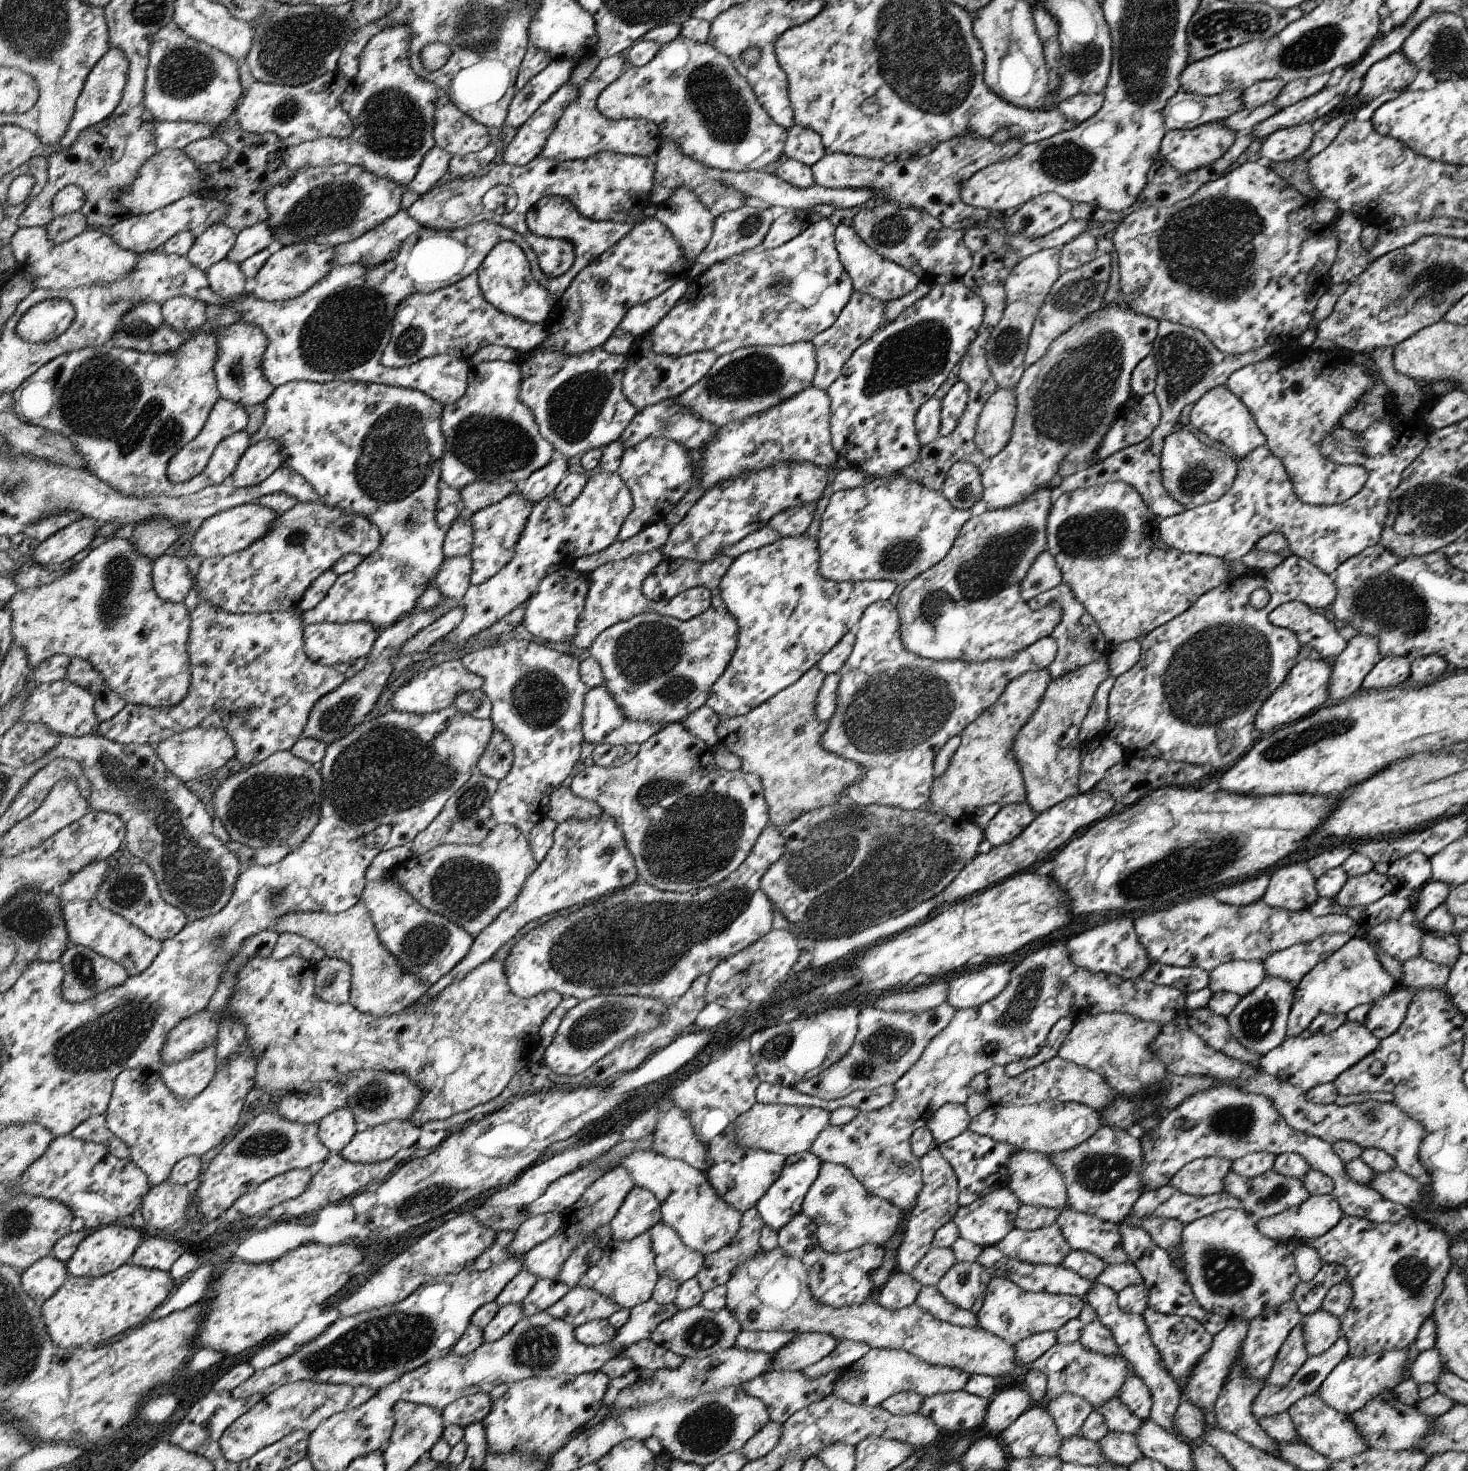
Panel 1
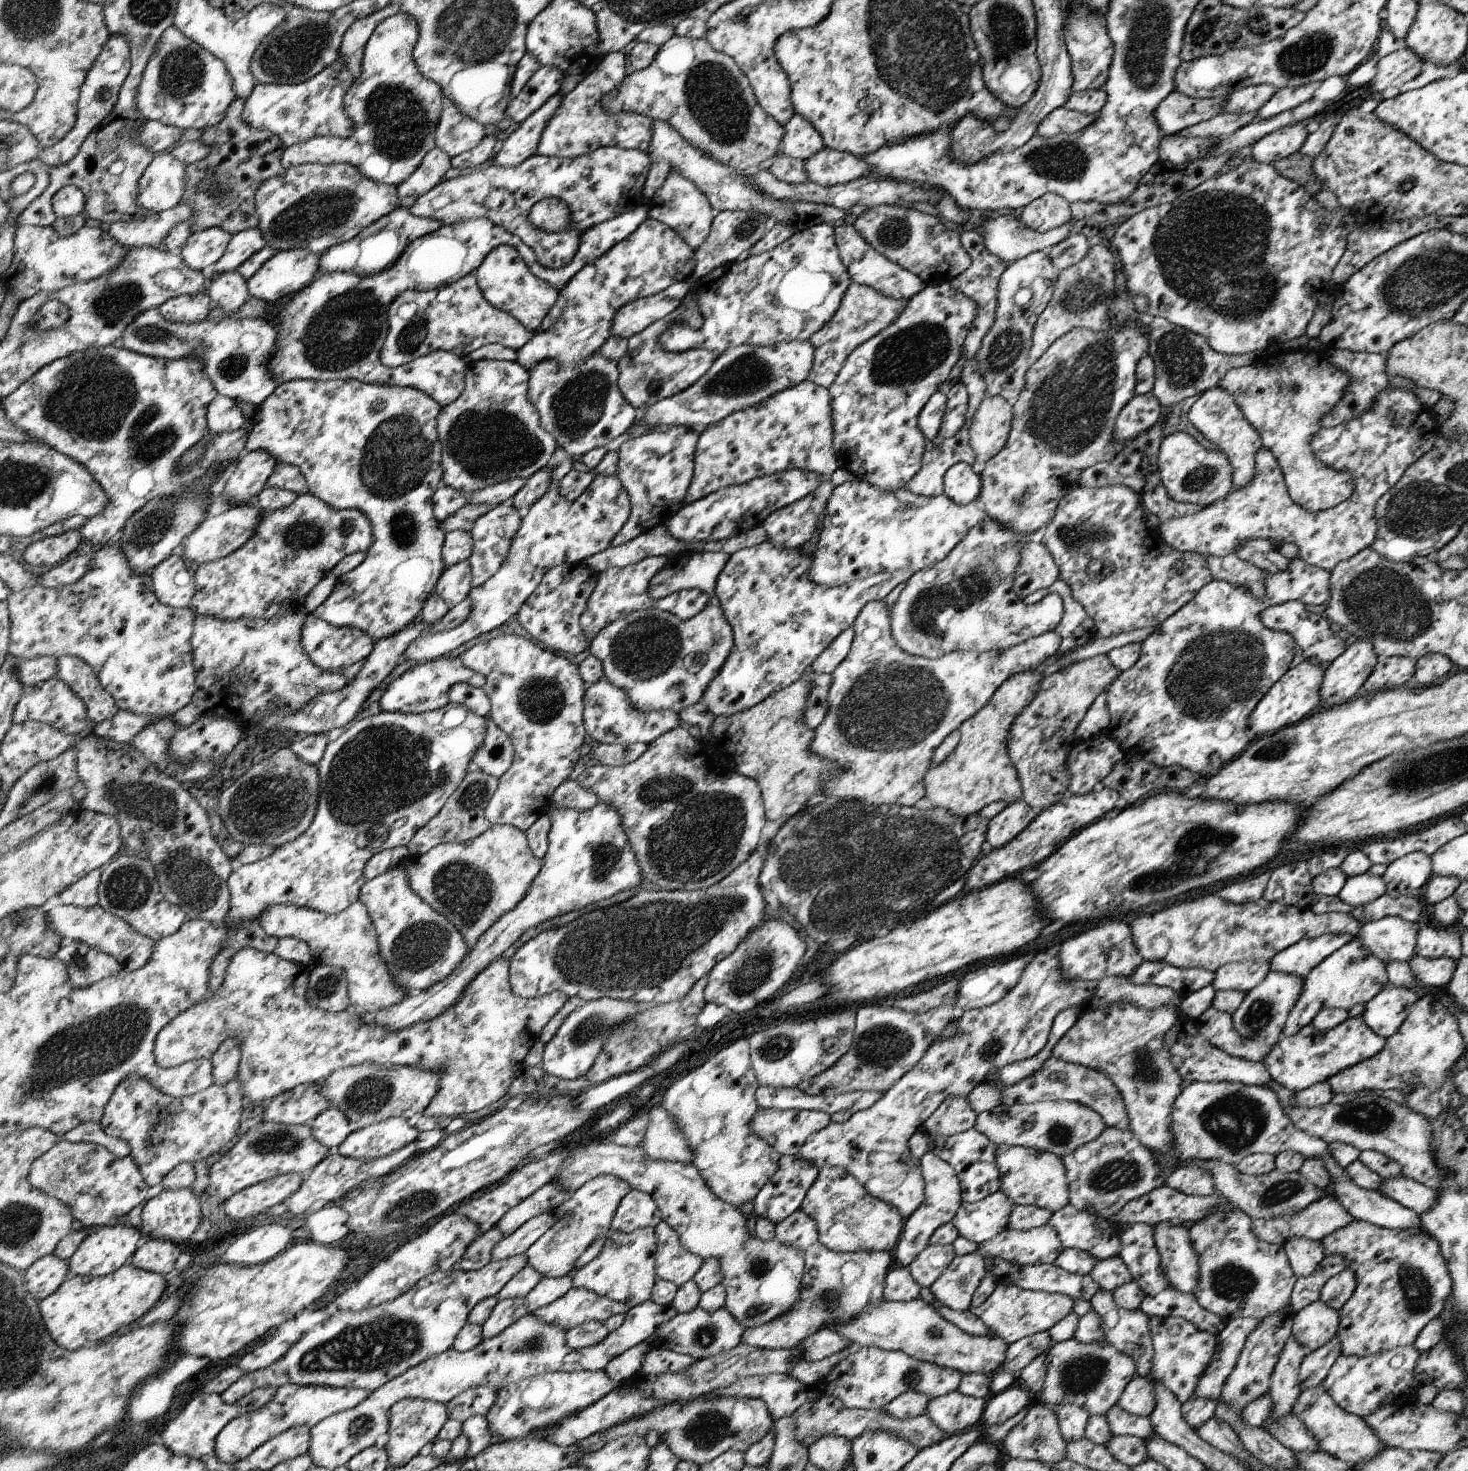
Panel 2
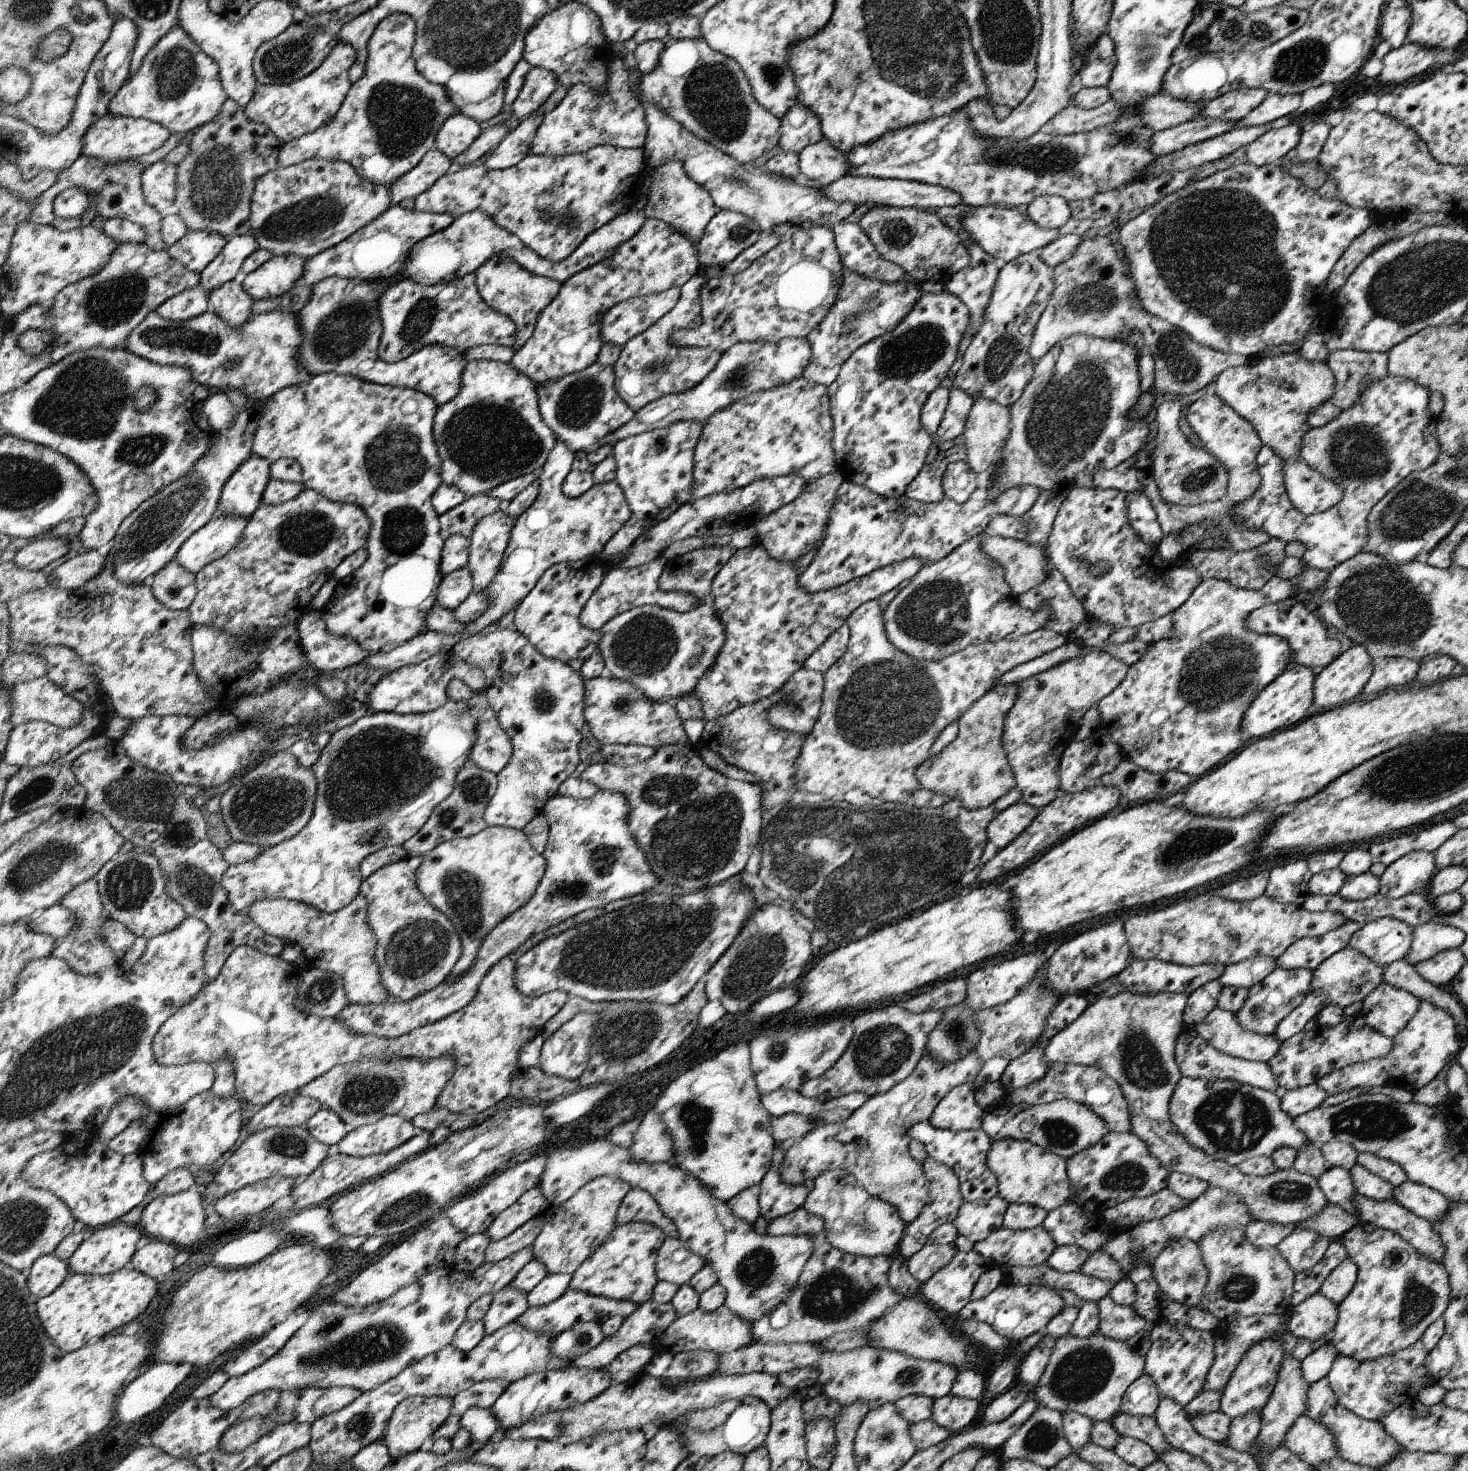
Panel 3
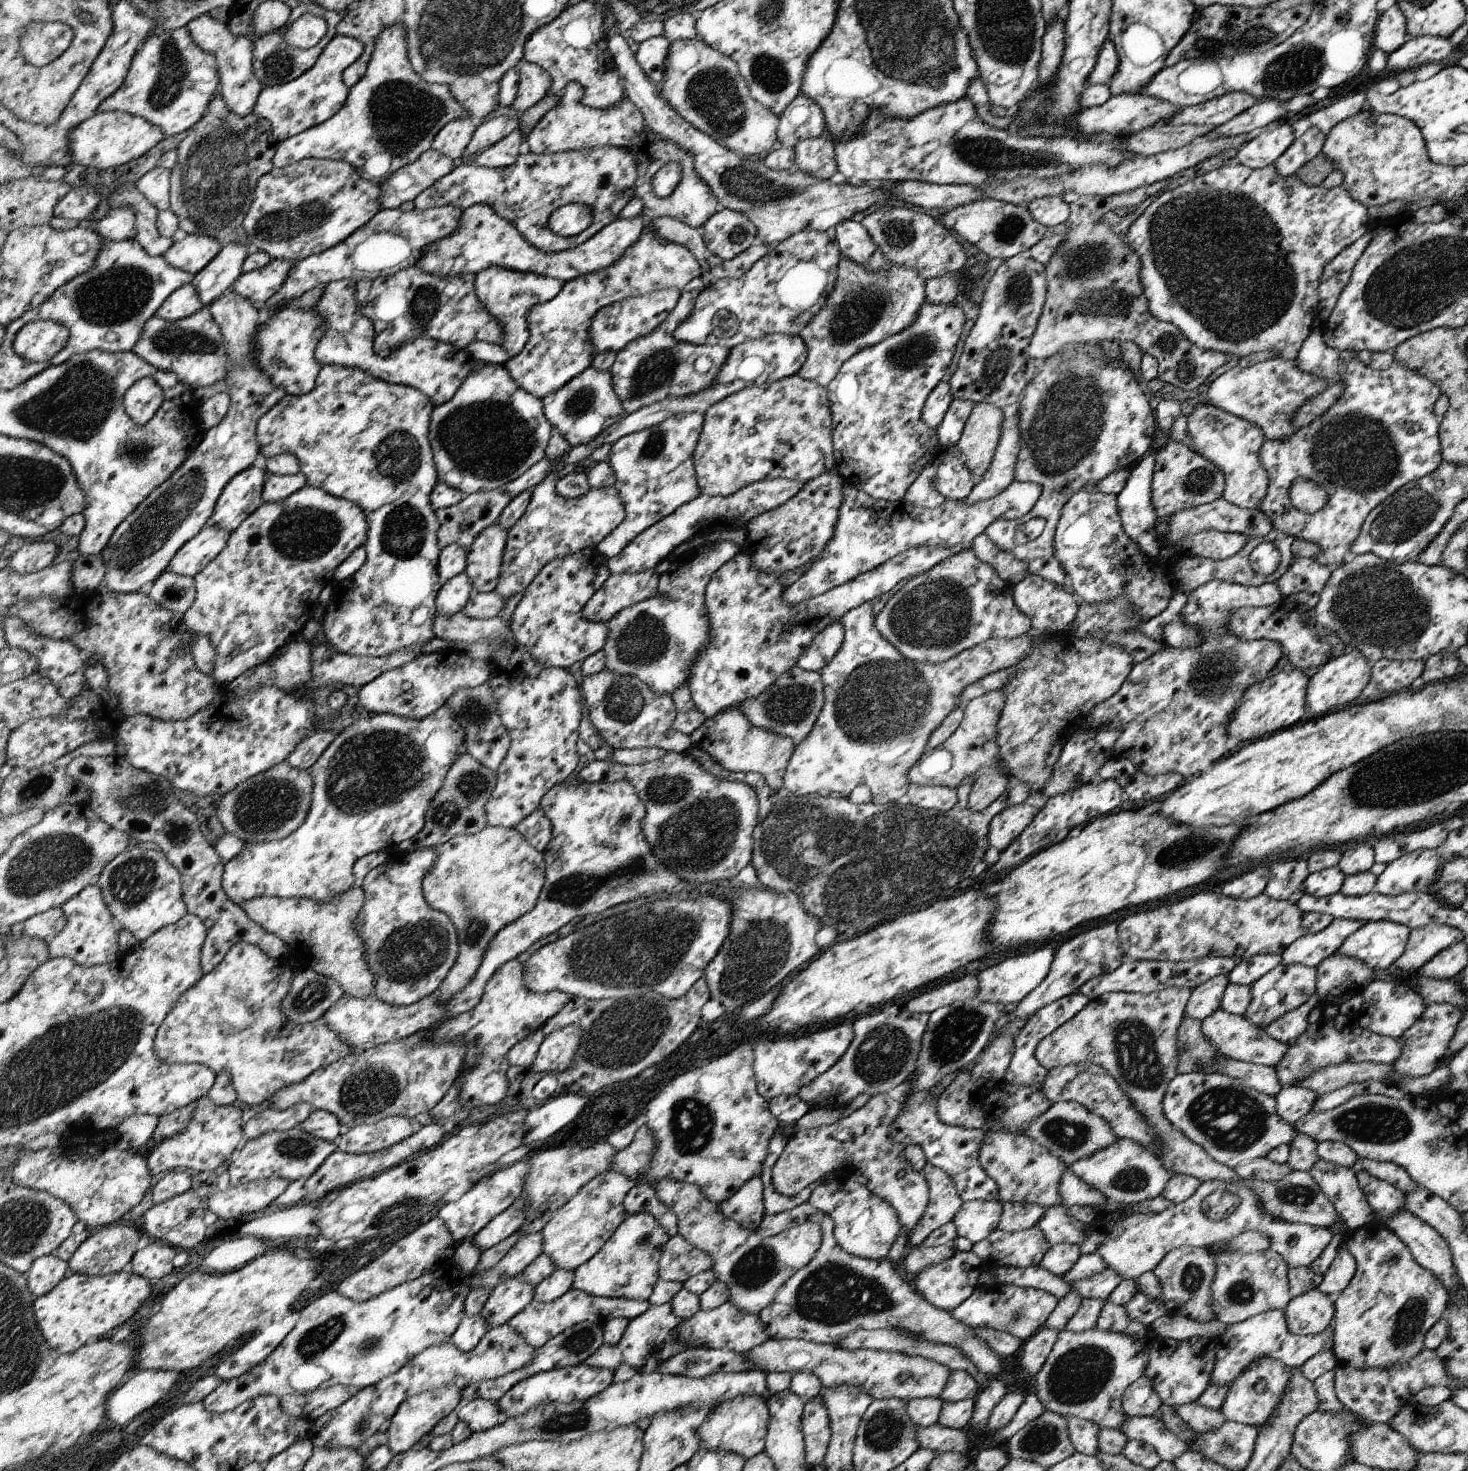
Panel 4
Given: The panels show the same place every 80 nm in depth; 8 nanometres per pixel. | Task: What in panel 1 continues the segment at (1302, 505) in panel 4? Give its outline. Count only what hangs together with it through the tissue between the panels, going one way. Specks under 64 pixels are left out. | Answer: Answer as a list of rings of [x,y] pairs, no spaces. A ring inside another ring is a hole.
[[[1295,343],[1274,357],[1233,372],[1225,386],[1252,413],[1266,437],[1266,446],[1285,466],[1298,498],[1316,508],[1346,502],[1367,483],[1369,474],[1363,466],[1337,465],[1323,457],[1319,448],[1326,435],[1340,426],[1341,418],[1374,384],[1375,378],[1364,365]]]

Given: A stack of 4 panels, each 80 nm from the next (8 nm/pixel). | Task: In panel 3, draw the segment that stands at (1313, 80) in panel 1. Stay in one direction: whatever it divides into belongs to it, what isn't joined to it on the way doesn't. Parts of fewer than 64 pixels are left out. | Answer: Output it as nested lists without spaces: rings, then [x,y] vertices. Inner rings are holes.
[[[1300,93],[1268,94],[1264,102],[1238,121],[1236,127],[1260,126],[1282,116],[1297,114],[1301,109]]]

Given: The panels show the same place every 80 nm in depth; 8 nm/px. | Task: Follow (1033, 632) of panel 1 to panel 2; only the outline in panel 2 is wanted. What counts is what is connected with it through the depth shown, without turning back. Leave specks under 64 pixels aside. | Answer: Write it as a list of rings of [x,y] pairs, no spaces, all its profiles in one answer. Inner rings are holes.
[[[988,516],[953,548],[948,557],[936,565],[914,573],[907,580],[906,587],[900,592],[891,610],[891,630],[902,650],[908,654],[927,659],[939,659],[954,652],[991,651],[1009,649],[1044,633],[1056,631],[1065,612],[1060,595],[1052,593],[1039,603],[1030,605],[1023,602],[1013,591],[1016,569],[1021,563],[1021,554],[1016,544],[1028,542],[1028,533],[1005,527],[1001,522]]]

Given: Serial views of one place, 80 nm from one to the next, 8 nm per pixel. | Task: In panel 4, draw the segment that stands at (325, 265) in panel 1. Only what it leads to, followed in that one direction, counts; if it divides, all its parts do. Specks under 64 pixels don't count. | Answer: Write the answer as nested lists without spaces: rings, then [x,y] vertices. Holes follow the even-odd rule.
[[[273,259],[261,269],[242,274],[238,282],[232,286],[232,291],[250,299],[255,306],[259,306],[276,294],[289,280],[295,264],[296,261],[290,259]]]

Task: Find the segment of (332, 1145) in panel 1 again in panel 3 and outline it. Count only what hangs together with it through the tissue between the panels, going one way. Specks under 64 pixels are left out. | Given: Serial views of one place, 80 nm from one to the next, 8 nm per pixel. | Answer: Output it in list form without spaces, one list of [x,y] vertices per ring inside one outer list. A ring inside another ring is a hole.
[[[321,1108],[304,1124],[318,1142],[338,1144],[348,1133],[348,1126],[337,1111]]]

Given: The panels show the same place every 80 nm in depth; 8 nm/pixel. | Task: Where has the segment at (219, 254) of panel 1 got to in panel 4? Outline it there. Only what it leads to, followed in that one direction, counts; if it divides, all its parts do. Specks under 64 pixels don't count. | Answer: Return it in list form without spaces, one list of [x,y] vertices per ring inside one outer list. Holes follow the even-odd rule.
[[[189,233],[184,239],[176,241],[165,256],[174,266],[196,275],[221,252],[222,247],[223,244],[210,235]]]

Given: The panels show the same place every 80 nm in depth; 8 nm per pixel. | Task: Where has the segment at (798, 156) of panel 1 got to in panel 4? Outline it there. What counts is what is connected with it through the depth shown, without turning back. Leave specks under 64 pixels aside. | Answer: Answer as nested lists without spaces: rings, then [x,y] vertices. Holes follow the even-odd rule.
[[[800,94],[779,118],[777,139],[784,147],[793,149],[800,142],[818,138],[824,133],[825,113],[807,95]]]

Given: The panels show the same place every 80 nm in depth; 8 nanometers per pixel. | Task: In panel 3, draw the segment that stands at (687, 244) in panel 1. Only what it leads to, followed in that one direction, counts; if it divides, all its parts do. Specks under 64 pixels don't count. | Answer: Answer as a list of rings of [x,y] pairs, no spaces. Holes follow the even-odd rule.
[[[666,161],[652,173],[646,172],[644,186],[652,176],[653,186],[647,192],[645,210],[646,220],[660,219],[667,222],[674,230],[679,229],[686,237],[697,244],[702,238],[709,222],[716,216],[718,208],[713,202],[711,194],[700,184],[694,182],[687,174],[684,163],[680,161]]]

